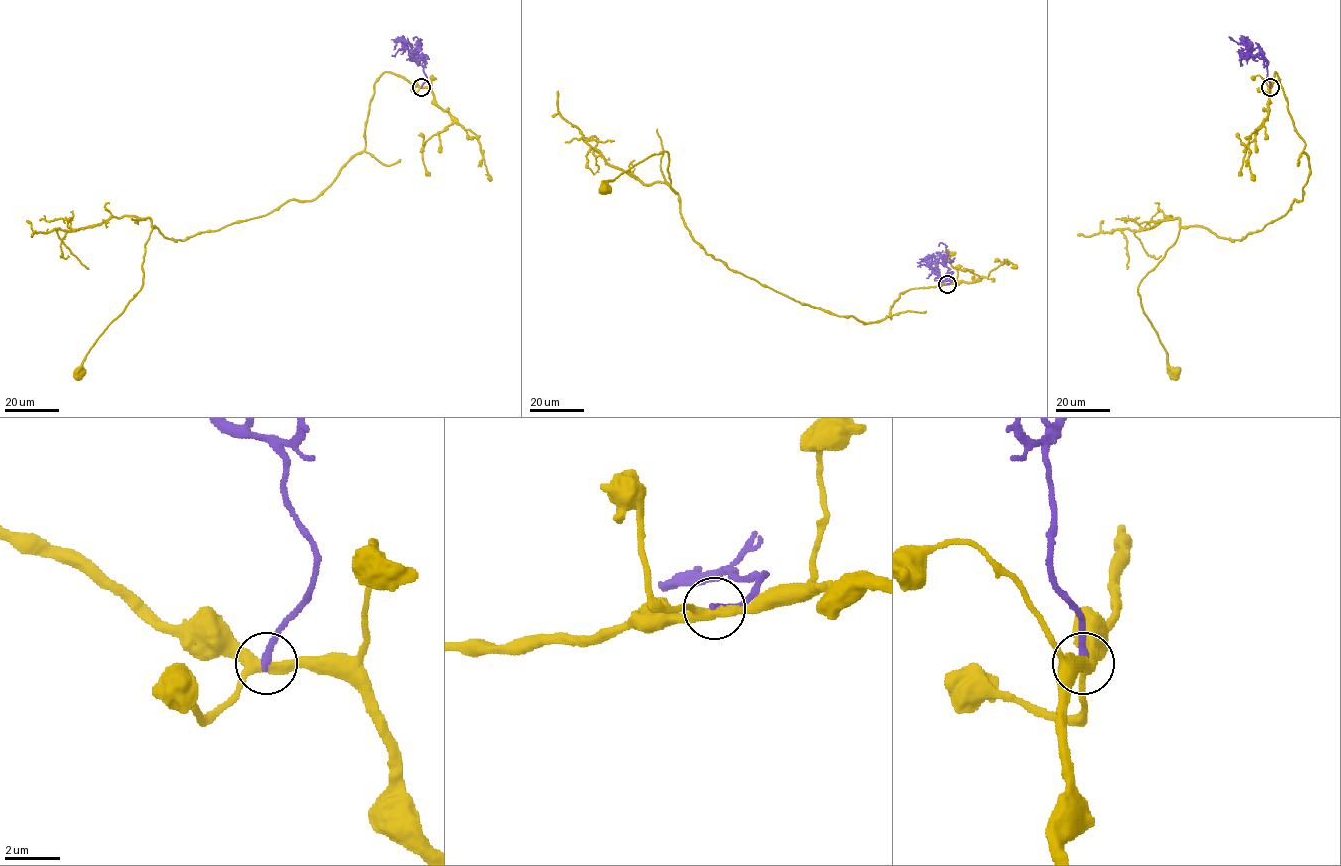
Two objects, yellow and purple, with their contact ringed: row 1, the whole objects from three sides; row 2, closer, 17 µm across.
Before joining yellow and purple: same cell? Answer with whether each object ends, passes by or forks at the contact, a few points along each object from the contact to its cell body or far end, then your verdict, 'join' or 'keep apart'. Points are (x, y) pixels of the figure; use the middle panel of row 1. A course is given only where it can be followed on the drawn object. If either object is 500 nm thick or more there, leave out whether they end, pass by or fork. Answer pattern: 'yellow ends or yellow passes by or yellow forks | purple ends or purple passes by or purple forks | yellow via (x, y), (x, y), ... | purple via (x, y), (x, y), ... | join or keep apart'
yellow forks | purple ends | yellow via (947, 284), (900, 293), (890, 318), (864, 323), (804, 305), (707, 254), (682, 217), (666, 151), (604, 188) | purple via (947, 284), (951, 280), (947, 275), (949, 269), (944, 265), (946, 246), (942, 243), (939, 245) | keep apart

